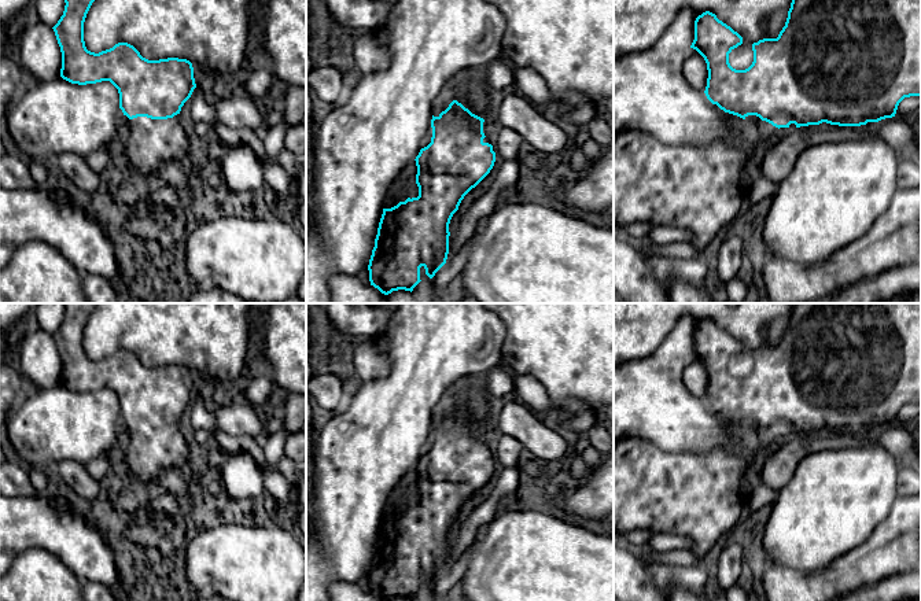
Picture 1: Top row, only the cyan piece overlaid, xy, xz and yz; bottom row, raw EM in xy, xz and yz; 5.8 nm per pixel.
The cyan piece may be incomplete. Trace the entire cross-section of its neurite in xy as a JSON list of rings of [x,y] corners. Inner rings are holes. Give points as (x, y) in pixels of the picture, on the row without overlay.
[[[96,303],[63,305],[63,322],[52,335],[62,360],[60,384],[78,392],[110,388],[118,397],[133,478],[158,490],[165,471],[189,469],[180,419],[196,395],[192,370],[178,365],[148,368],[128,350],[99,361],[88,358],[84,329]]]

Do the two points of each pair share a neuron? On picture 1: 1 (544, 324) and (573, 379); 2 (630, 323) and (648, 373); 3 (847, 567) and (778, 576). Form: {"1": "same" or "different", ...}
{"1": "same", "2": "different", "3": "same"}

